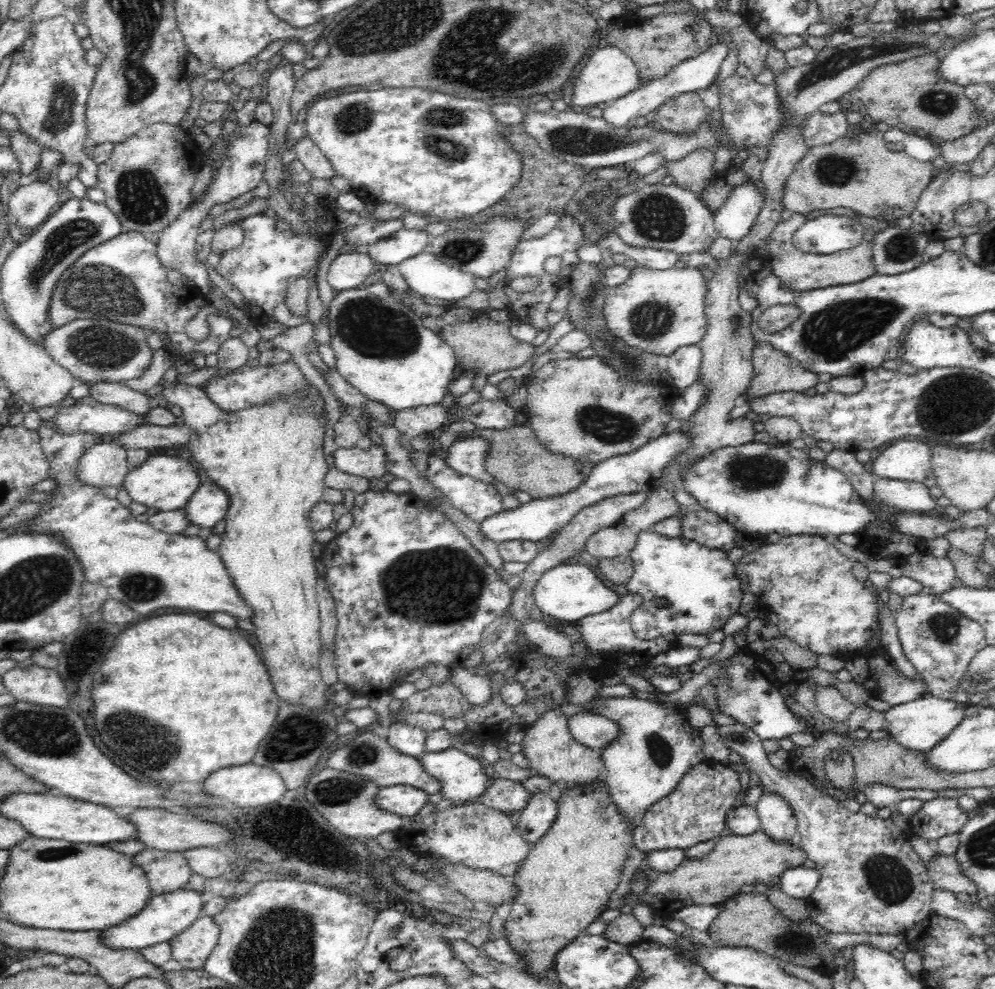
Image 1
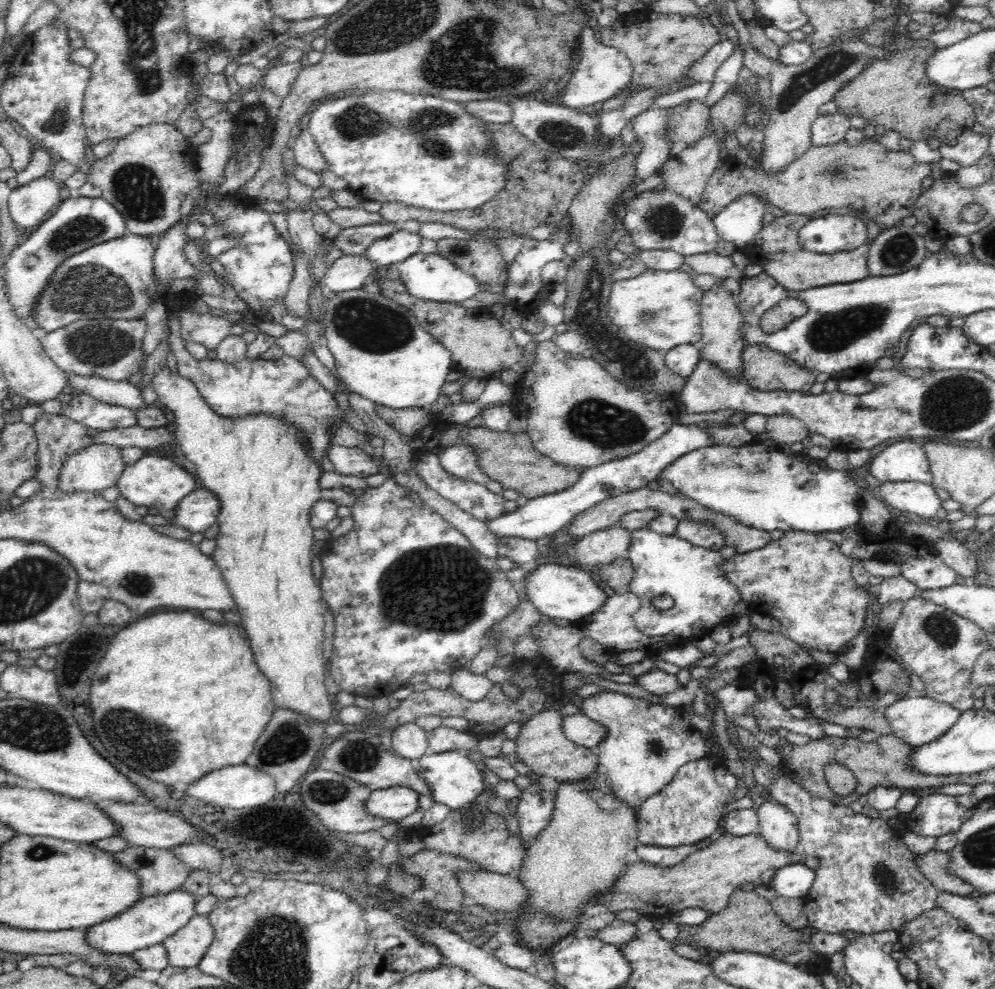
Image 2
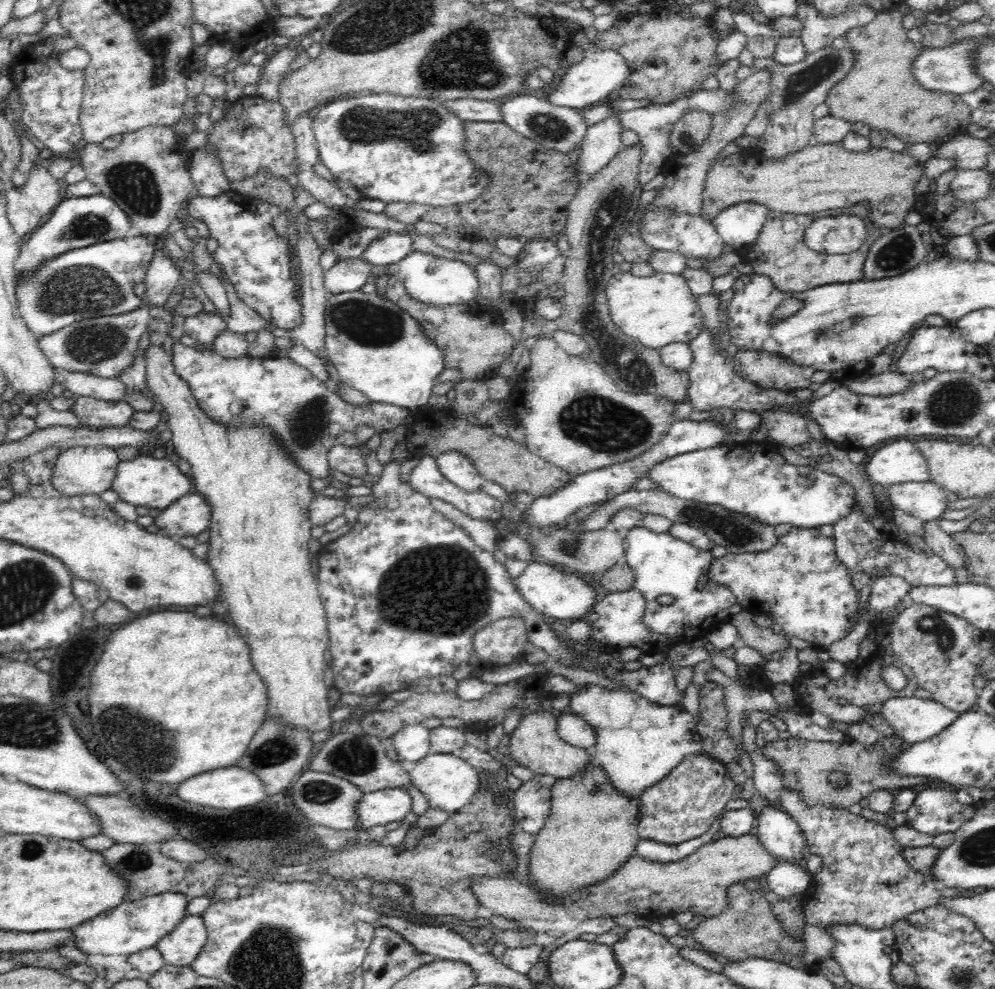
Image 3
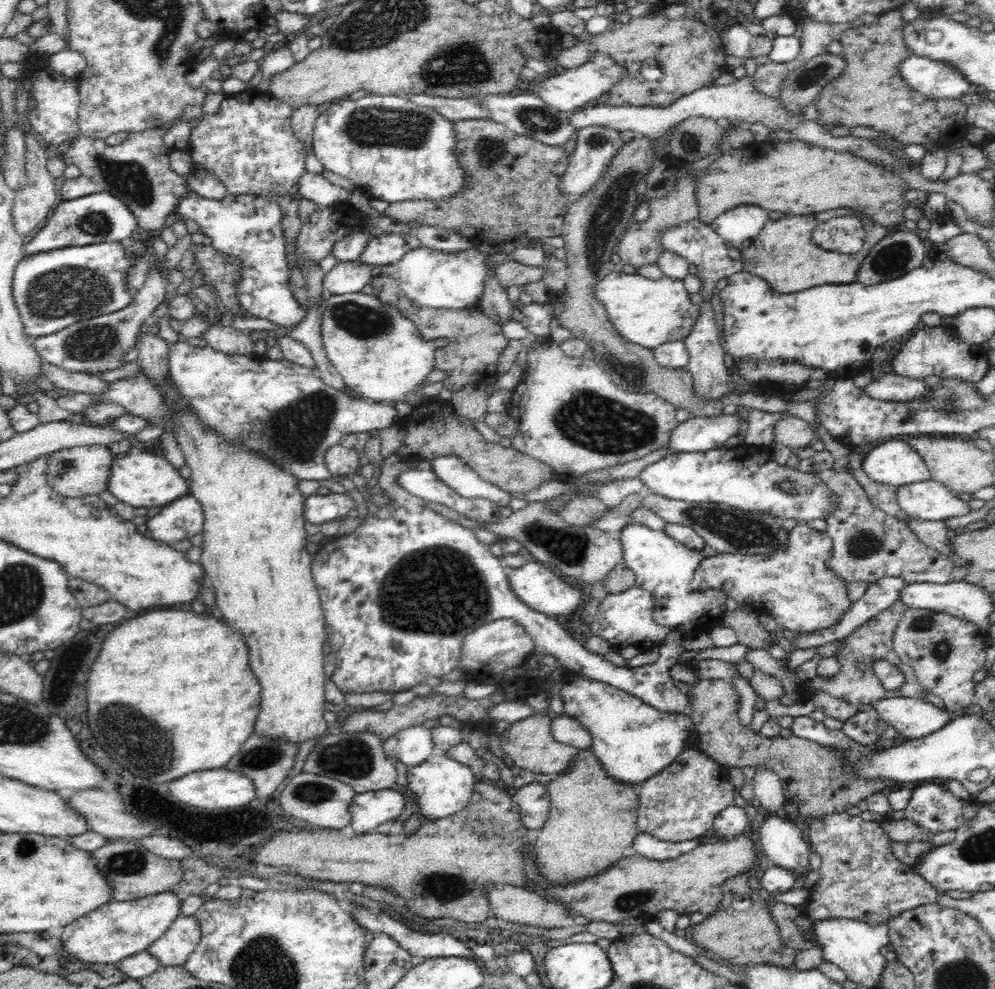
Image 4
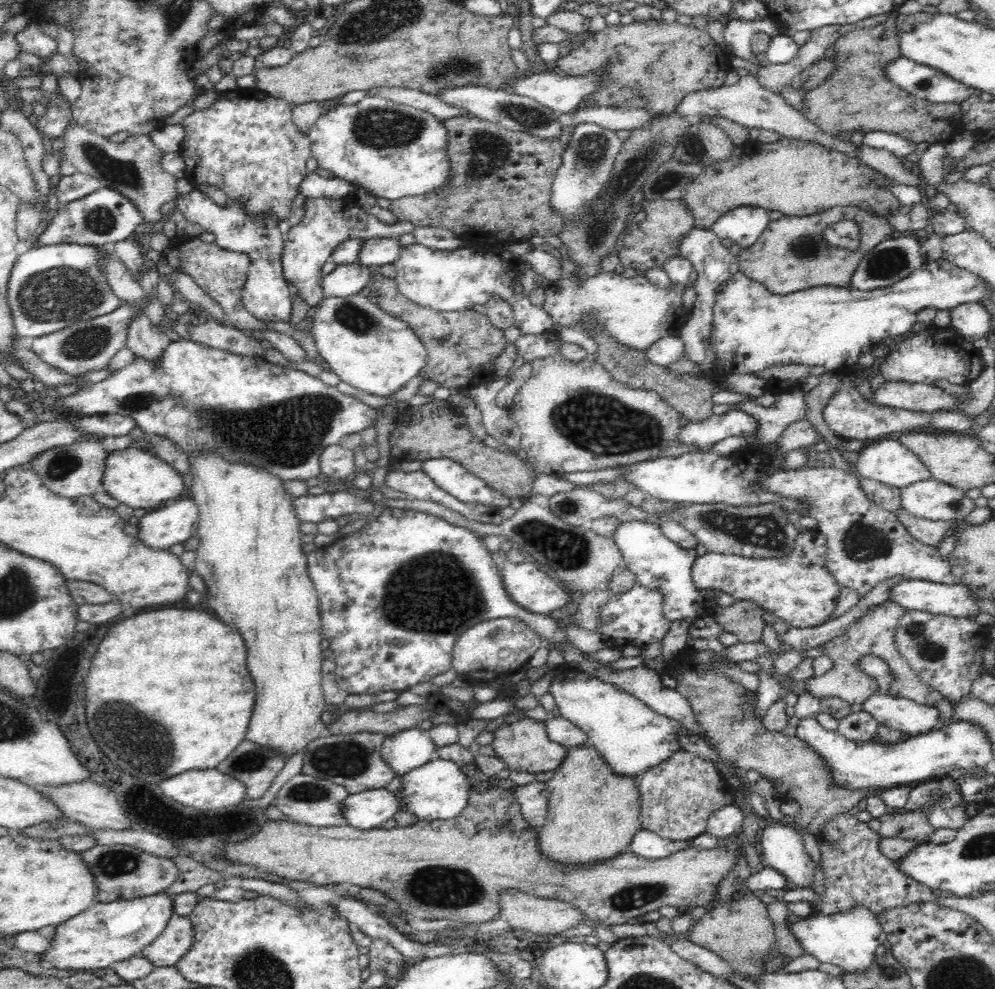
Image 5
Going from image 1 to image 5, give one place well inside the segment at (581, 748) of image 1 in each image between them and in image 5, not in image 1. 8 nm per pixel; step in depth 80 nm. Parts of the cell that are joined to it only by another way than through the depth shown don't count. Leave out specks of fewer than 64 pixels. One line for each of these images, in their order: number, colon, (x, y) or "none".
2: (541, 744)
3: (534, 743)
4: (529, 743)
5: (524, 746)

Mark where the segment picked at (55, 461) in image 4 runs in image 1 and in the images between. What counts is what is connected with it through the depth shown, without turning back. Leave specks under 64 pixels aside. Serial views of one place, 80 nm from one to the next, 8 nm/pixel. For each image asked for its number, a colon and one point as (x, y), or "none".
1: (104, 464)
2: (94, 468)
3: (80, 470)

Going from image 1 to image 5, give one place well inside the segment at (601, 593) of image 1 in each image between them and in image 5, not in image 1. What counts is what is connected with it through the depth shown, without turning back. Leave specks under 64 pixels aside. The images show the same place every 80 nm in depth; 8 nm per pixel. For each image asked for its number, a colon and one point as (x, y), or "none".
2: (567, 594)
3: (549, 590)
4: (538, 586)
5: (532, 588)

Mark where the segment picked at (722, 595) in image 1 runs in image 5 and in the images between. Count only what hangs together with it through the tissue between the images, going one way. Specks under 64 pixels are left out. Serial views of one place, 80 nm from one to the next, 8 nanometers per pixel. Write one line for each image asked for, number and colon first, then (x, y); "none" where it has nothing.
2: (662, 564)
3: (662, 564)
4: (662, 566)
5: (658, 563)

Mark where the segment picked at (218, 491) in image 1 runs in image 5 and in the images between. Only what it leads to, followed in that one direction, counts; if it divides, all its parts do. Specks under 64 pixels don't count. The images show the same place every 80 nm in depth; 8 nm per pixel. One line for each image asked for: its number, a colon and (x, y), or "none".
2: (196, 512)
3: (189, 516)
4: (184, 518)
5: (173, 524)

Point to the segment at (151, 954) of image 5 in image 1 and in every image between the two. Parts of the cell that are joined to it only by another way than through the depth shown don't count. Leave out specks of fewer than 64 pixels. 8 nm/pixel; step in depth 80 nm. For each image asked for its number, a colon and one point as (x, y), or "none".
1: (191, 949)
2: (185, 949)
3: (181, 947)
4: (174, 948)

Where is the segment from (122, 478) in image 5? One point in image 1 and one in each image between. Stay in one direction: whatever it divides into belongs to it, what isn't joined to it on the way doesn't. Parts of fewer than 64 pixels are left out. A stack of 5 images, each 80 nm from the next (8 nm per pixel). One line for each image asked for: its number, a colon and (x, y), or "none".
1: (165, 483)
2: (154, 481)
3: (149, 482)
4: (139, 479)

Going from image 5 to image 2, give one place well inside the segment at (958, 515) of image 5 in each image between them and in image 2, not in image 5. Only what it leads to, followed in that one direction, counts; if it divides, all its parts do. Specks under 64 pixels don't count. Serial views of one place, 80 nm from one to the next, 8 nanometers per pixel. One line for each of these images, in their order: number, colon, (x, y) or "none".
2: (919, 498)
3: (927, 501)
4: (928, 501)

